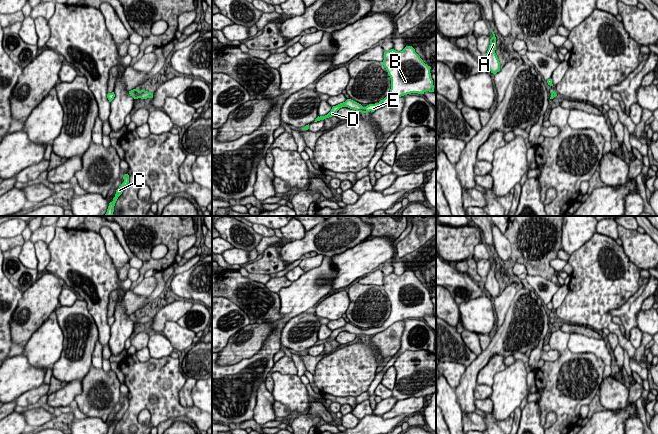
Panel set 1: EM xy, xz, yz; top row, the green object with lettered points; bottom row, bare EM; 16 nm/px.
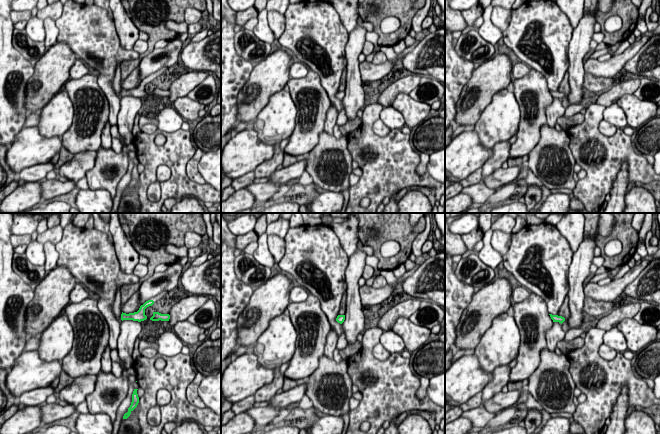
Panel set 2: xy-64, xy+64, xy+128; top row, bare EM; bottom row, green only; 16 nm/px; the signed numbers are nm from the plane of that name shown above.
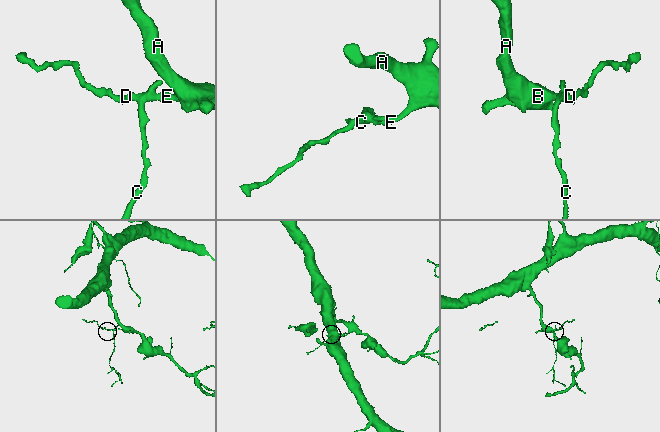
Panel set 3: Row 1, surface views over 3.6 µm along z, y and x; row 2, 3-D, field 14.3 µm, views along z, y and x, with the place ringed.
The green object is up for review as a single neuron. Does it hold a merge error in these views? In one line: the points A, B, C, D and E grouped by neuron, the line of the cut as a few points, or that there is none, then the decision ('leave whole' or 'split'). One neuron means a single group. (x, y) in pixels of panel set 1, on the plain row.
groups A B C D E; cut none; leave whole

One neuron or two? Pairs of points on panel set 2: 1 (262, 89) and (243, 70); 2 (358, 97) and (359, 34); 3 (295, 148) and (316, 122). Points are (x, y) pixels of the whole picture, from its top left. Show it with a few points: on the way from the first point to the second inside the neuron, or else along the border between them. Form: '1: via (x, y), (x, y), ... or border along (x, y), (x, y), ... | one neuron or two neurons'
1: border along (254, 65), (249, 78), (237, 95) | two neurons
2: via (354, 81), (353, 50) | one neuron
3: via (301, 142), (310, 128) | one neuron

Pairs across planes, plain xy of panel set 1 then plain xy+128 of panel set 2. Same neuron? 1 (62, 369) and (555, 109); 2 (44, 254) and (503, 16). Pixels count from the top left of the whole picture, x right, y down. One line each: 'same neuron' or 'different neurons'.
1: different neurons
2: same neuron

